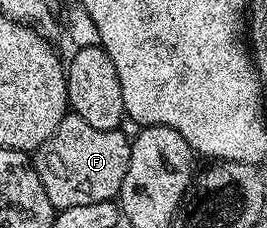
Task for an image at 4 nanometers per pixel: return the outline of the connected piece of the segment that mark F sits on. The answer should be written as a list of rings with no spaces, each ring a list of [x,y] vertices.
[[[66,114],[63,122],[39,146],[32,157],[33,169],[47,190],[54,209],[71,206],[91,206],[91,202],[107,202],[118,195],[123,186],[123,174],[127,174],[127,162],[131,162],[131,140],[121,130],[95,130],[83,118]]]

